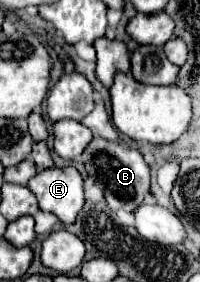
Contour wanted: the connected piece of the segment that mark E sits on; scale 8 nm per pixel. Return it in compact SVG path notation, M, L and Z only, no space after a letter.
M50 167L28 181L42 211L54 213L62 225L70 225L84 205L82 175L74 167Z

